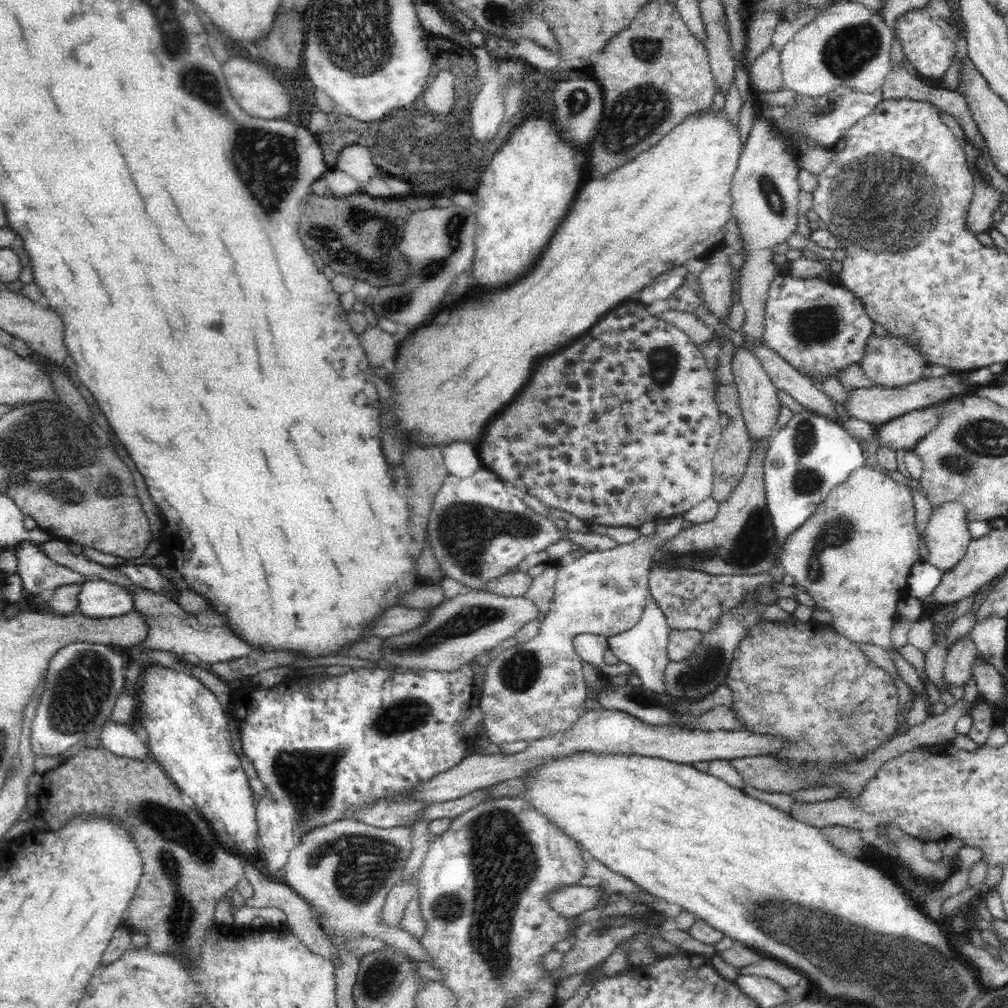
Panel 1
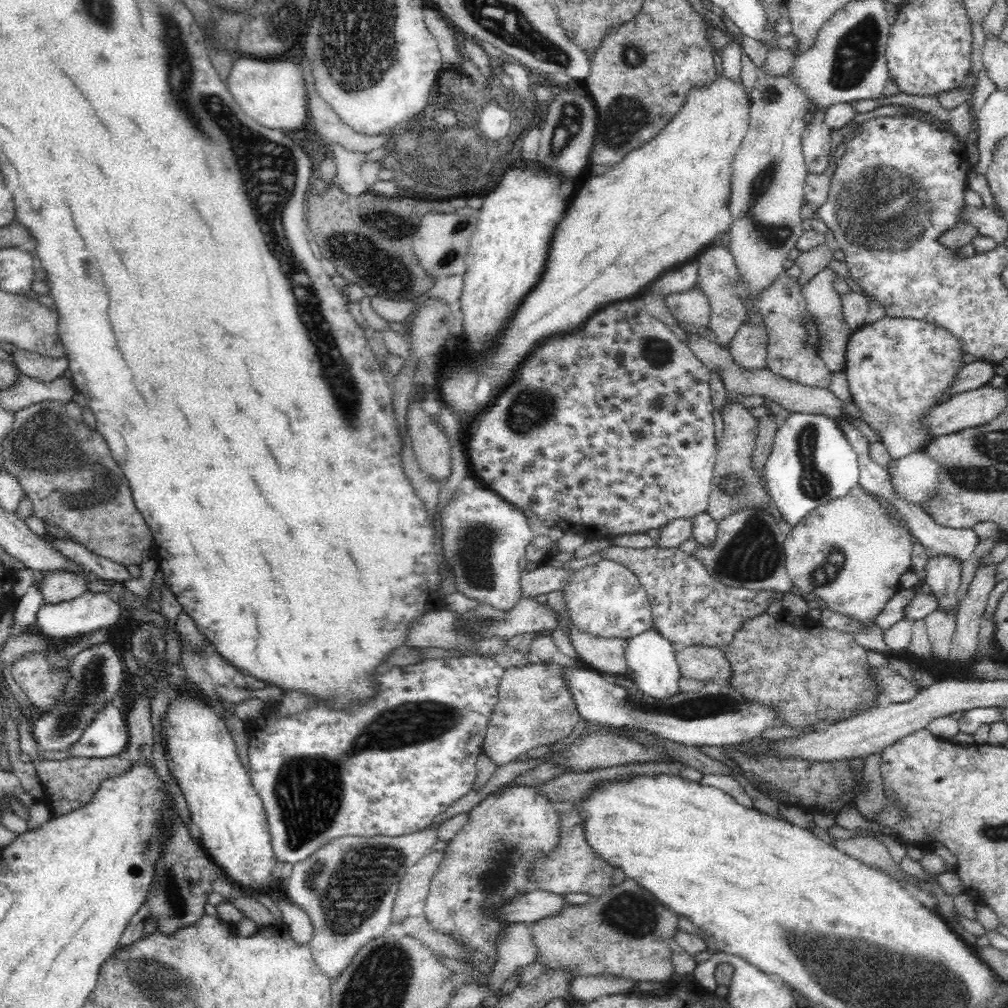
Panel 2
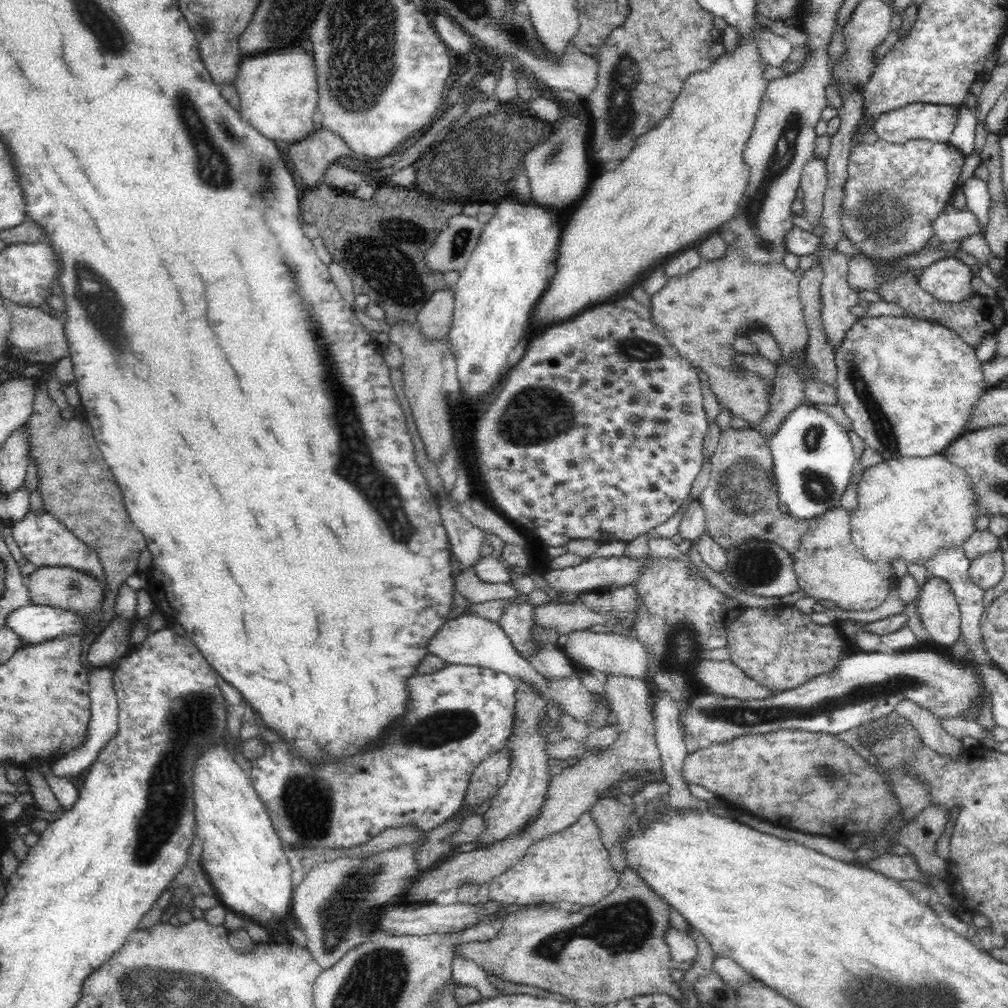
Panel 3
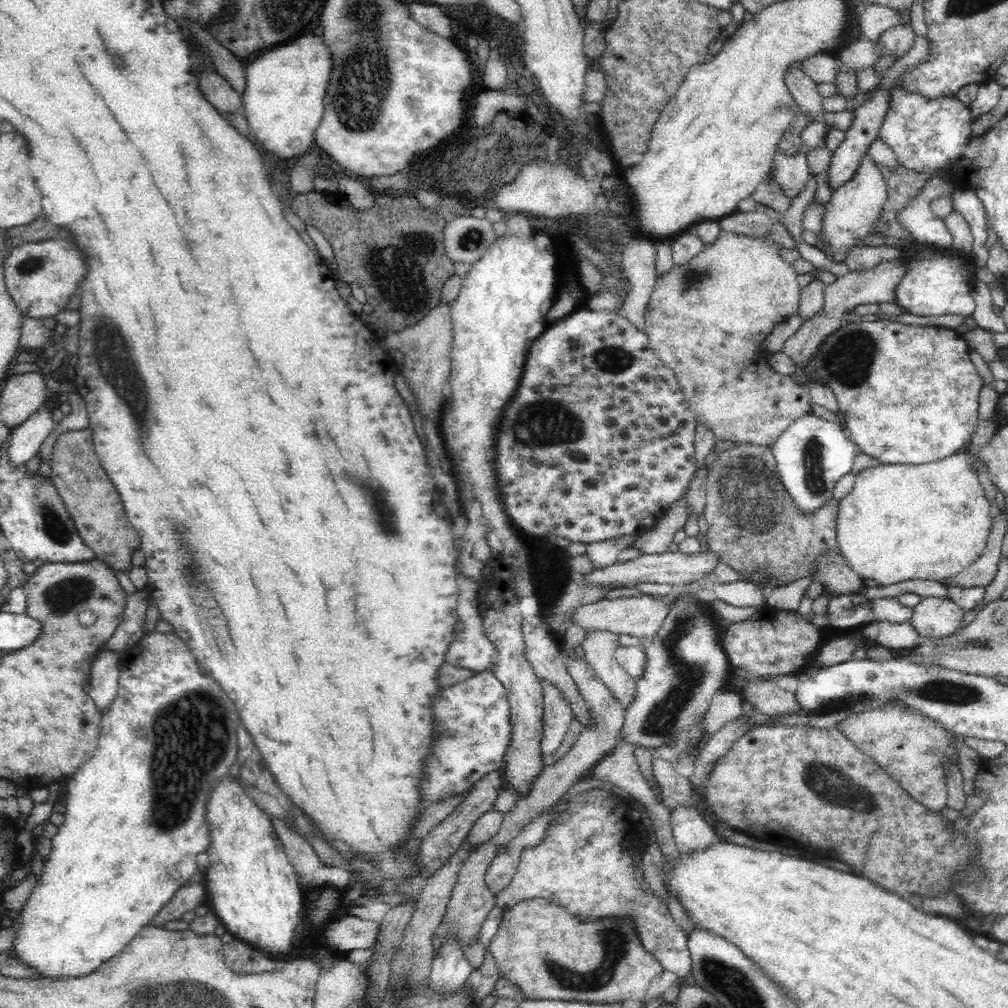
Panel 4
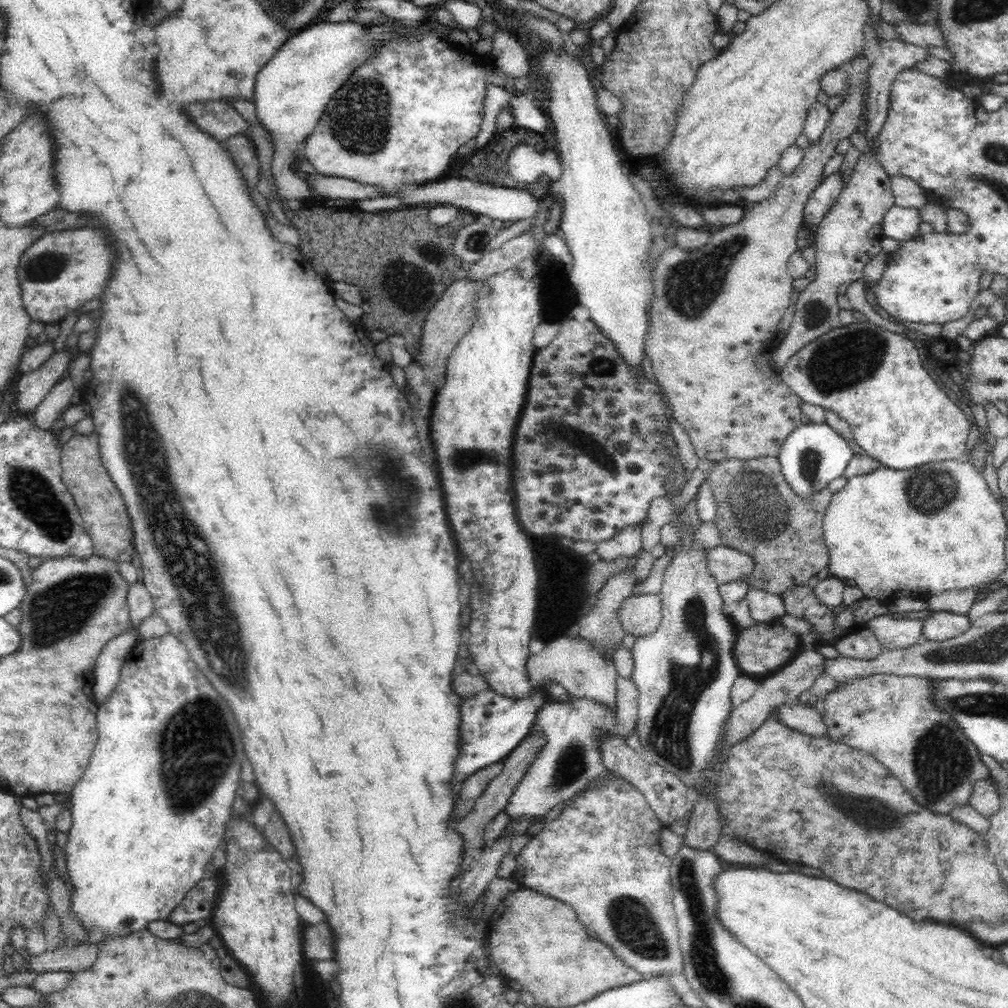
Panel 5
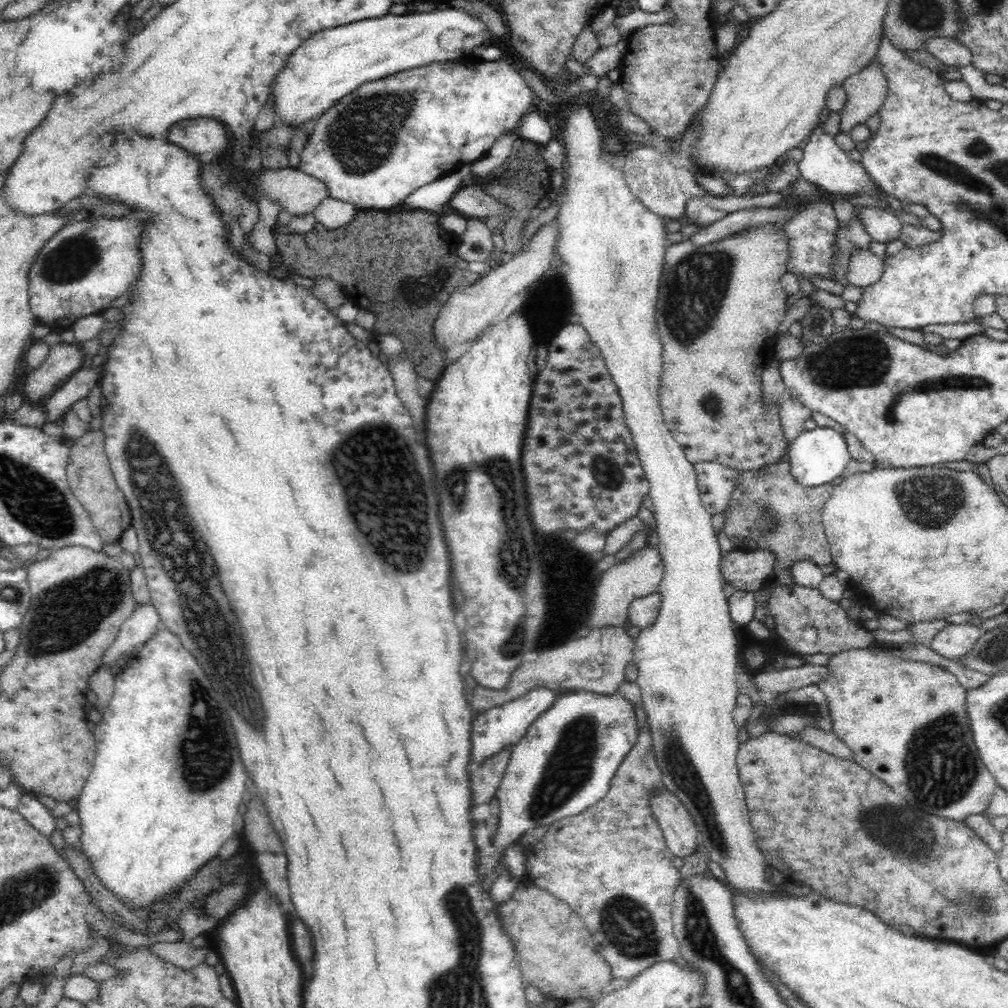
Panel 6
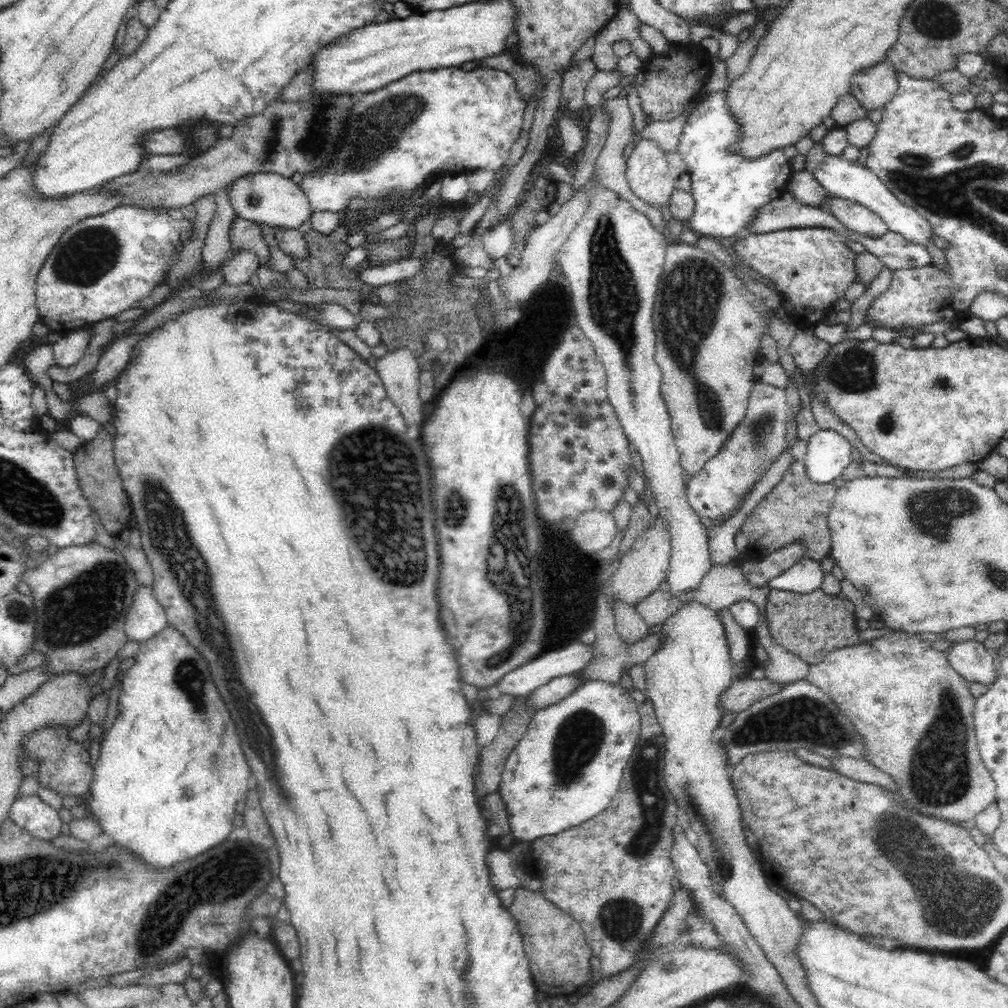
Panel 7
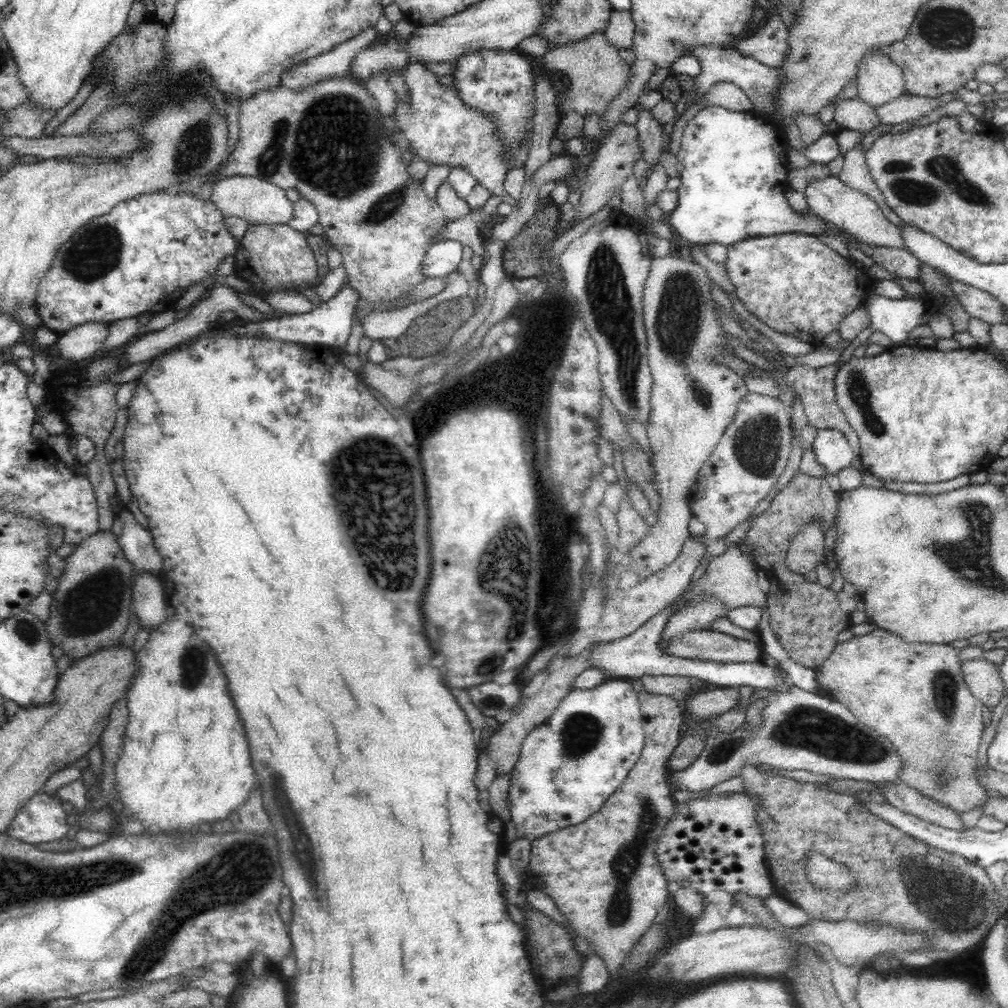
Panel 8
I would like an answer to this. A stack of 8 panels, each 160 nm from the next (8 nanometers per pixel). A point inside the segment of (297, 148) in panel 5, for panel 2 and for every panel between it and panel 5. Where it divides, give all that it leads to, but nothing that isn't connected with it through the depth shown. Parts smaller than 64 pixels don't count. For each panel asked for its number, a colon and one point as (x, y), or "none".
2: (272, 92)
3: (278, 92)
4: (283, 102)

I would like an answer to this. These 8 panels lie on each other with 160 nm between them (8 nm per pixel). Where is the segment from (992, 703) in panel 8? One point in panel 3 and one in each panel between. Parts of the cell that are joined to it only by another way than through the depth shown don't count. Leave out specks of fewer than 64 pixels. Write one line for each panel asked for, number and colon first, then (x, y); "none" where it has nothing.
3: (939, 613)
4: (934, 618)
5: (942, 626)
6: (952, 642)
7: (970, 659)

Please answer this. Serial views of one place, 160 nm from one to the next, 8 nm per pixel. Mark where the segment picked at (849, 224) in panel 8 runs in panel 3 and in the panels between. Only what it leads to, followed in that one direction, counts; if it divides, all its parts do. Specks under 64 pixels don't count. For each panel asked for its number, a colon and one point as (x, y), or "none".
3: (949, 227)
4: (927, 229)
5: (899, 224)
6: (881, 226)
7: (856, 217)

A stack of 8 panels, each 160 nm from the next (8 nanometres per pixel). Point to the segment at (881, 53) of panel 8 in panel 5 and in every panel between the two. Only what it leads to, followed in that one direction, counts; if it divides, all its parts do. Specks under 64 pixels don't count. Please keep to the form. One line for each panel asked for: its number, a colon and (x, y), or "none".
5: (709, 340)
6: (866, 91)
7: (874, 86)

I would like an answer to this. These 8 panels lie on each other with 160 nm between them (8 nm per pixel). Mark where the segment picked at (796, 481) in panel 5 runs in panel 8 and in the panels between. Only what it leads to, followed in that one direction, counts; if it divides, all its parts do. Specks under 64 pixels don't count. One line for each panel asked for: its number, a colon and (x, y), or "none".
6: (817, 457)
7: (829, 453)
8: (831, 447)

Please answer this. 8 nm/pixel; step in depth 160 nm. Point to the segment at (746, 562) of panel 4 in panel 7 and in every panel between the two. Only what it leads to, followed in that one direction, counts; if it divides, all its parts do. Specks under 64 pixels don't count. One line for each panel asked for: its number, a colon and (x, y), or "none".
5: (758, 513)
6: (772, 512)
7: (796, 510)

